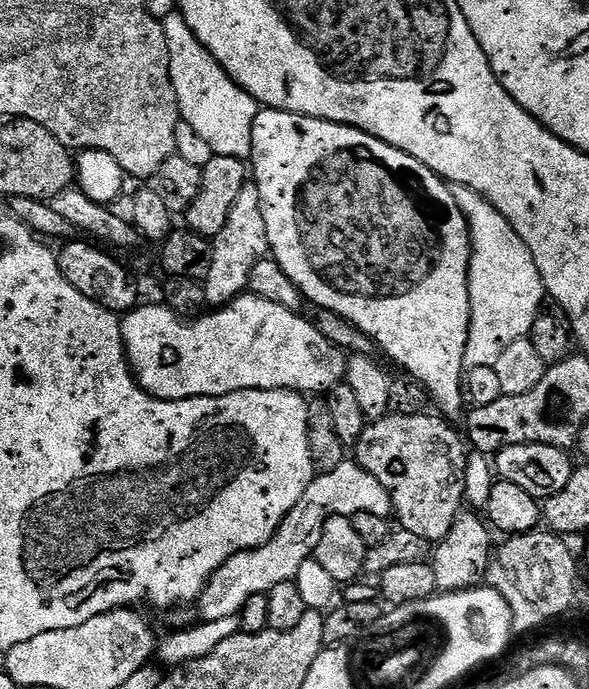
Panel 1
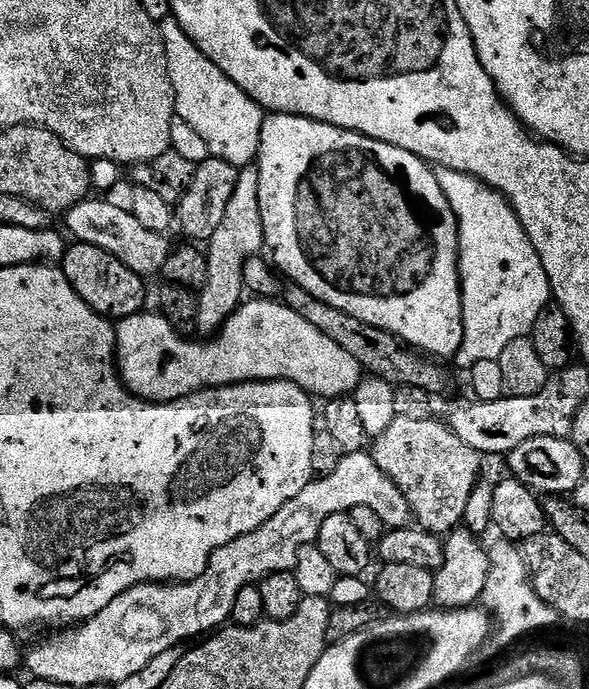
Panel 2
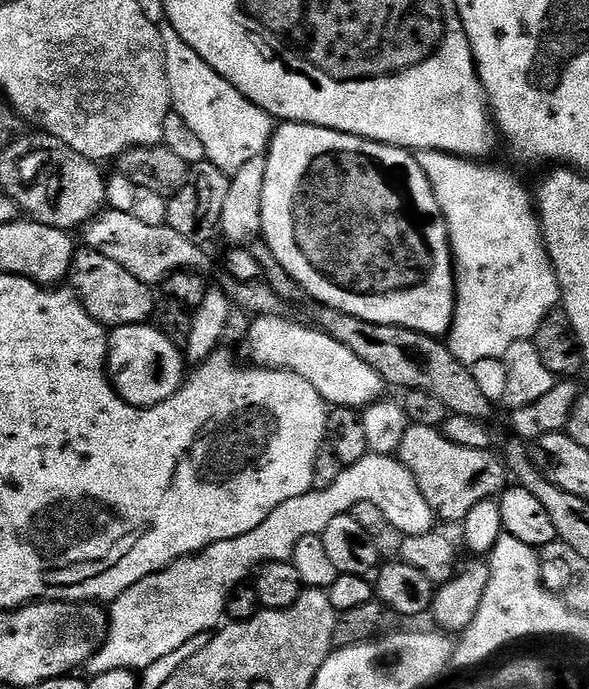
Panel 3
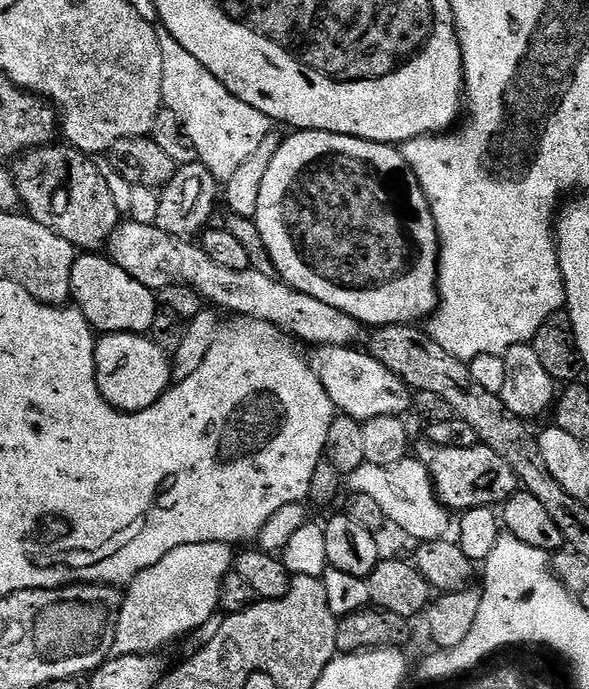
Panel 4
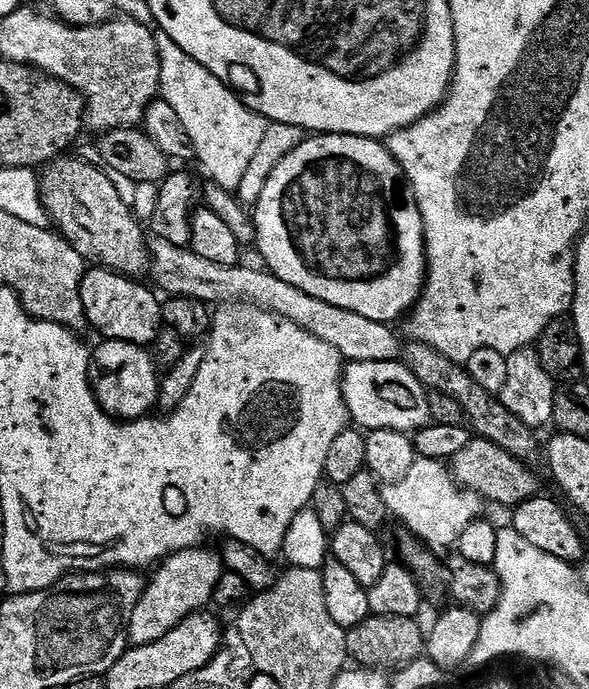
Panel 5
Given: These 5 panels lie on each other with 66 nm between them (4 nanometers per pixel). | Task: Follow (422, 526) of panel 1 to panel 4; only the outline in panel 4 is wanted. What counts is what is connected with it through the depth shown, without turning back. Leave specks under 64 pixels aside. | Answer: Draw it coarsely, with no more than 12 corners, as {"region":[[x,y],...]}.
{"region":[[421,444],[440,503],[500,506],[514,470],[485,444]]}

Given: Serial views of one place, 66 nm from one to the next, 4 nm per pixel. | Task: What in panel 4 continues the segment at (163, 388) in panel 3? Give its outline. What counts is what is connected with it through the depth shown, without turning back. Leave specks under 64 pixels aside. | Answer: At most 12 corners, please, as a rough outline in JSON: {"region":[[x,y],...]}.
{"region":[[151,335],[96,341],[96,381],[120,412],[153,408],[173,383]]}

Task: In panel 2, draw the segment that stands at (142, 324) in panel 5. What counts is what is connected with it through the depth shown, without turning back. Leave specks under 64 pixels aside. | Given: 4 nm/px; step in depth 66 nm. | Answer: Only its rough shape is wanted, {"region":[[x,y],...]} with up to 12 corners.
{"region":[[98,246],[64,249],[64,277],[113,322],[145,311],[145,277]]}

